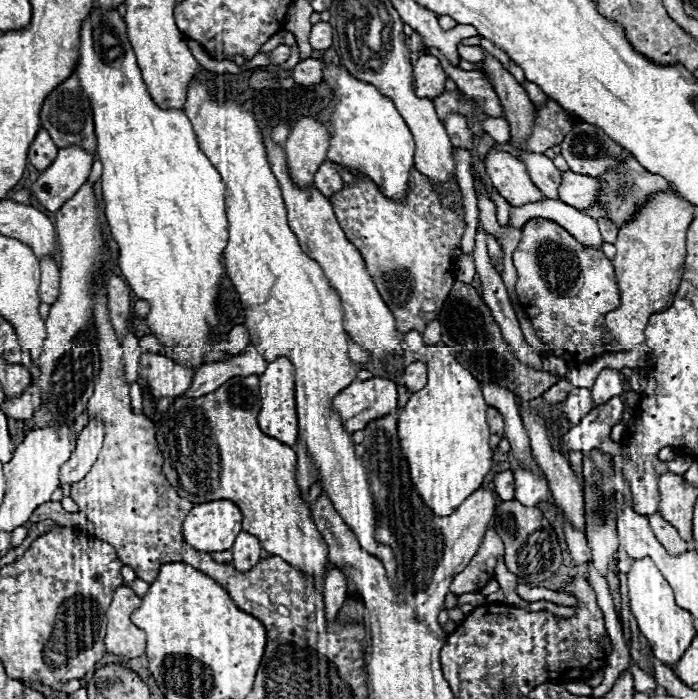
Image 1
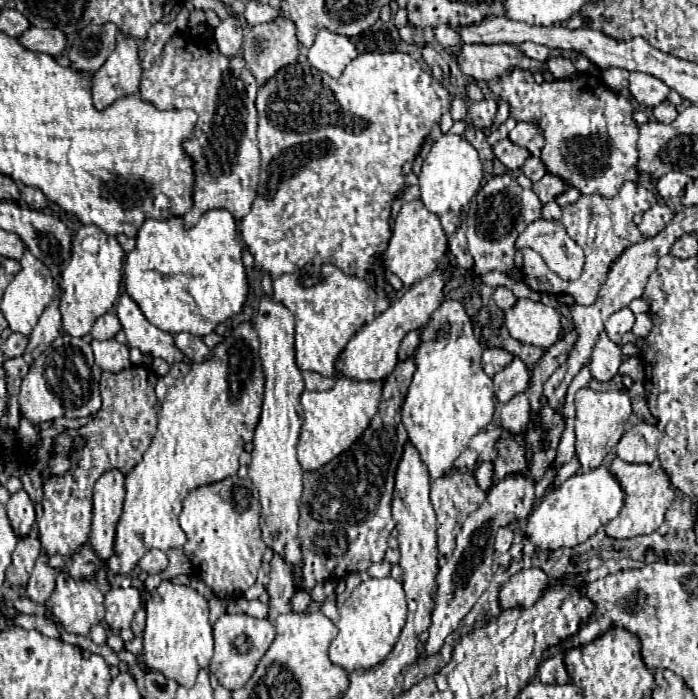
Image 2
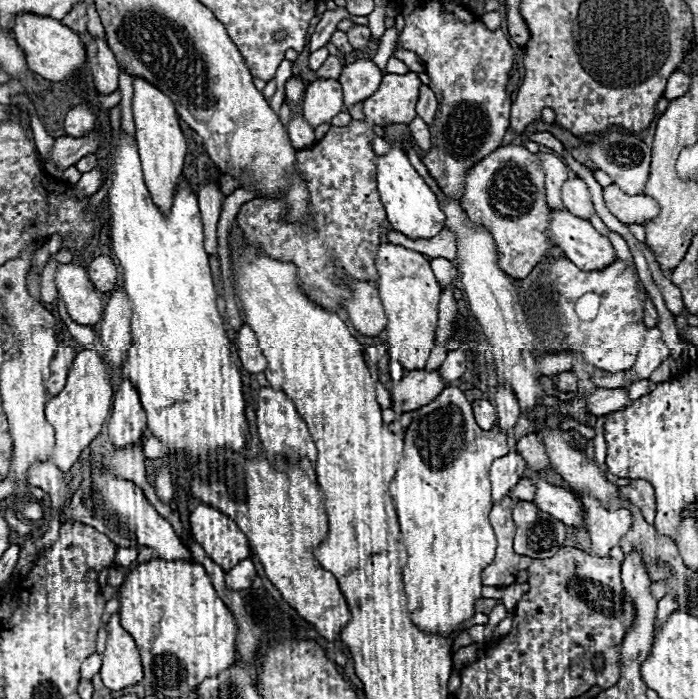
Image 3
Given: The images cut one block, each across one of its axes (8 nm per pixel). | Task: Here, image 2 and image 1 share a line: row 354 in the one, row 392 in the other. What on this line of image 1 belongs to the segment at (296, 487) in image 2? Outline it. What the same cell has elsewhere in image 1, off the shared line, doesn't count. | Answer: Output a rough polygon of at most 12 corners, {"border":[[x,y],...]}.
{"border":[[276,358],[260,374],[260,430],[294,446],[294,370]]}

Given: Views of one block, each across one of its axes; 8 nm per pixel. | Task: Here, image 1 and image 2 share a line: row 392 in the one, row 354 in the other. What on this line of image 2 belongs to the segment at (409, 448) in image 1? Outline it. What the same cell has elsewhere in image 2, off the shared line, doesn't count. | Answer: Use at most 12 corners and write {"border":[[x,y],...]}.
{"border":[[464,304],[422,328],[402,424],[430,480],[494,414]]}

